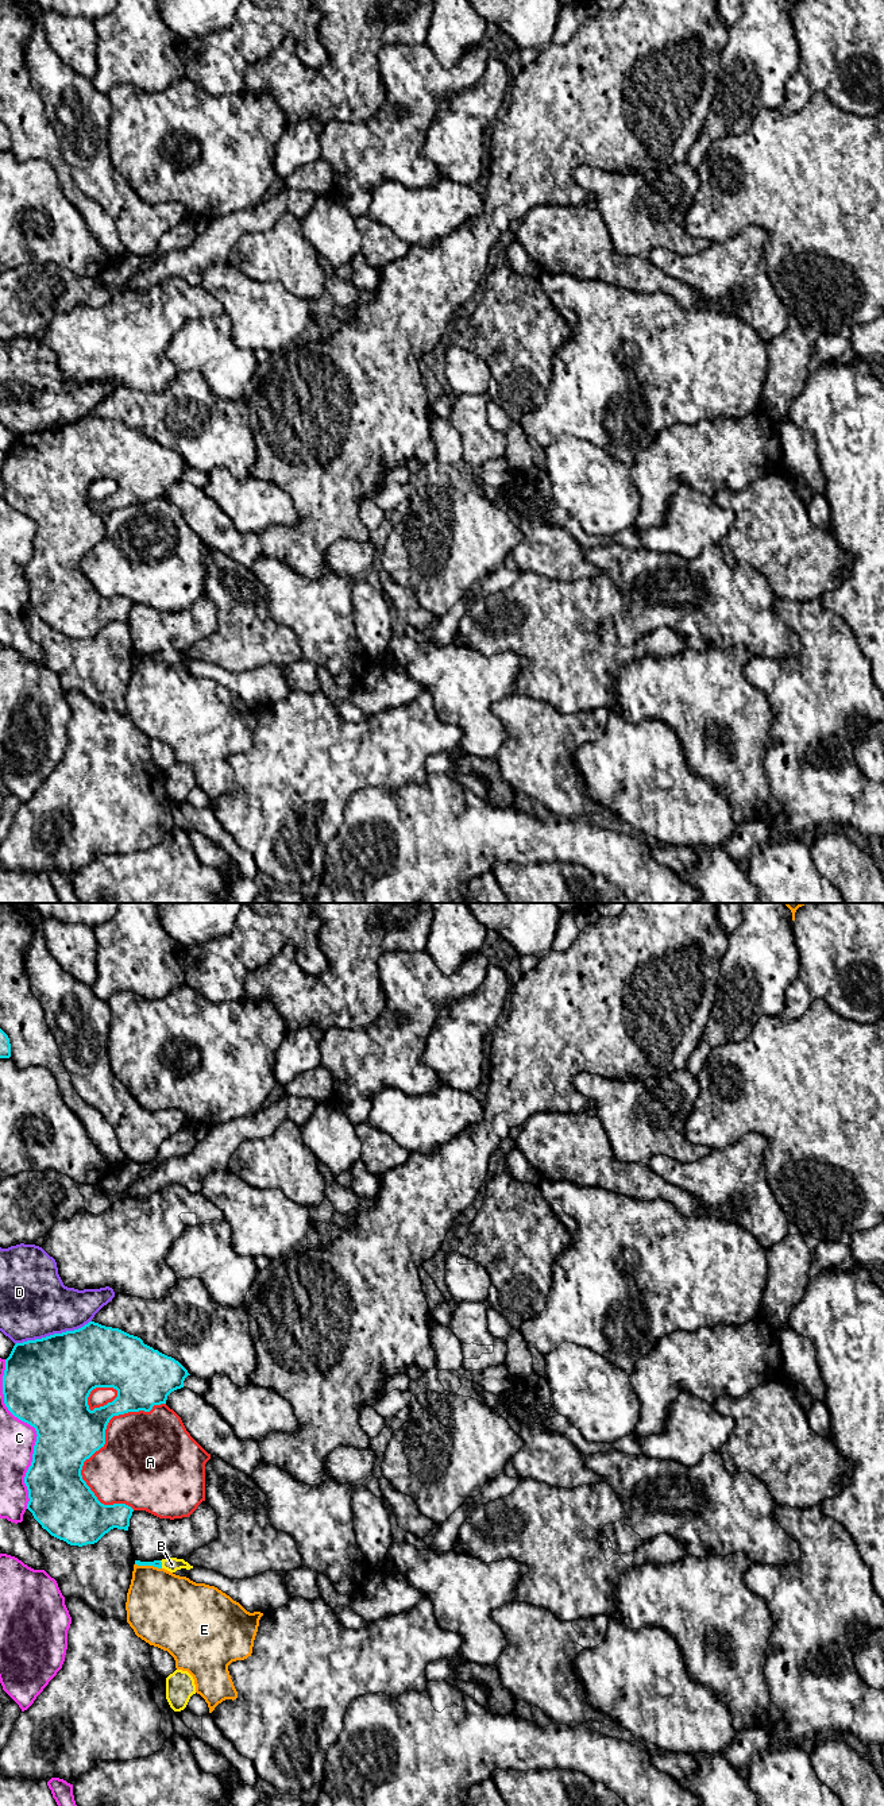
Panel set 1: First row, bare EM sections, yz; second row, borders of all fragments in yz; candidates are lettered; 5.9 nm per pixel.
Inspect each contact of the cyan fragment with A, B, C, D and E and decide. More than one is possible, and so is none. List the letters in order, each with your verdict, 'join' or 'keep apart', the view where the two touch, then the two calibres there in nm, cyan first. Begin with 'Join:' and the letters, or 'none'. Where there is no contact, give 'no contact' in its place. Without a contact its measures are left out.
Join: B
A: keep apart; meets cyan in yz; 380 nm thick on the cyan side, 460 nm on the other
B: join; meets cyan in yz; 50 nm thick on the cyan side, 90 nm on the other
C: keep apart; meets cyan in yz; 460 nm thick on the cyan side, 200 nm on the other
D: keep apart; meets cyan in yz; 480 nm thick on the cyan side, 420 nm on the other
E: keep apart; meets cyan in yz; 50 nm thick on the cyan side, 400 nm on the other

